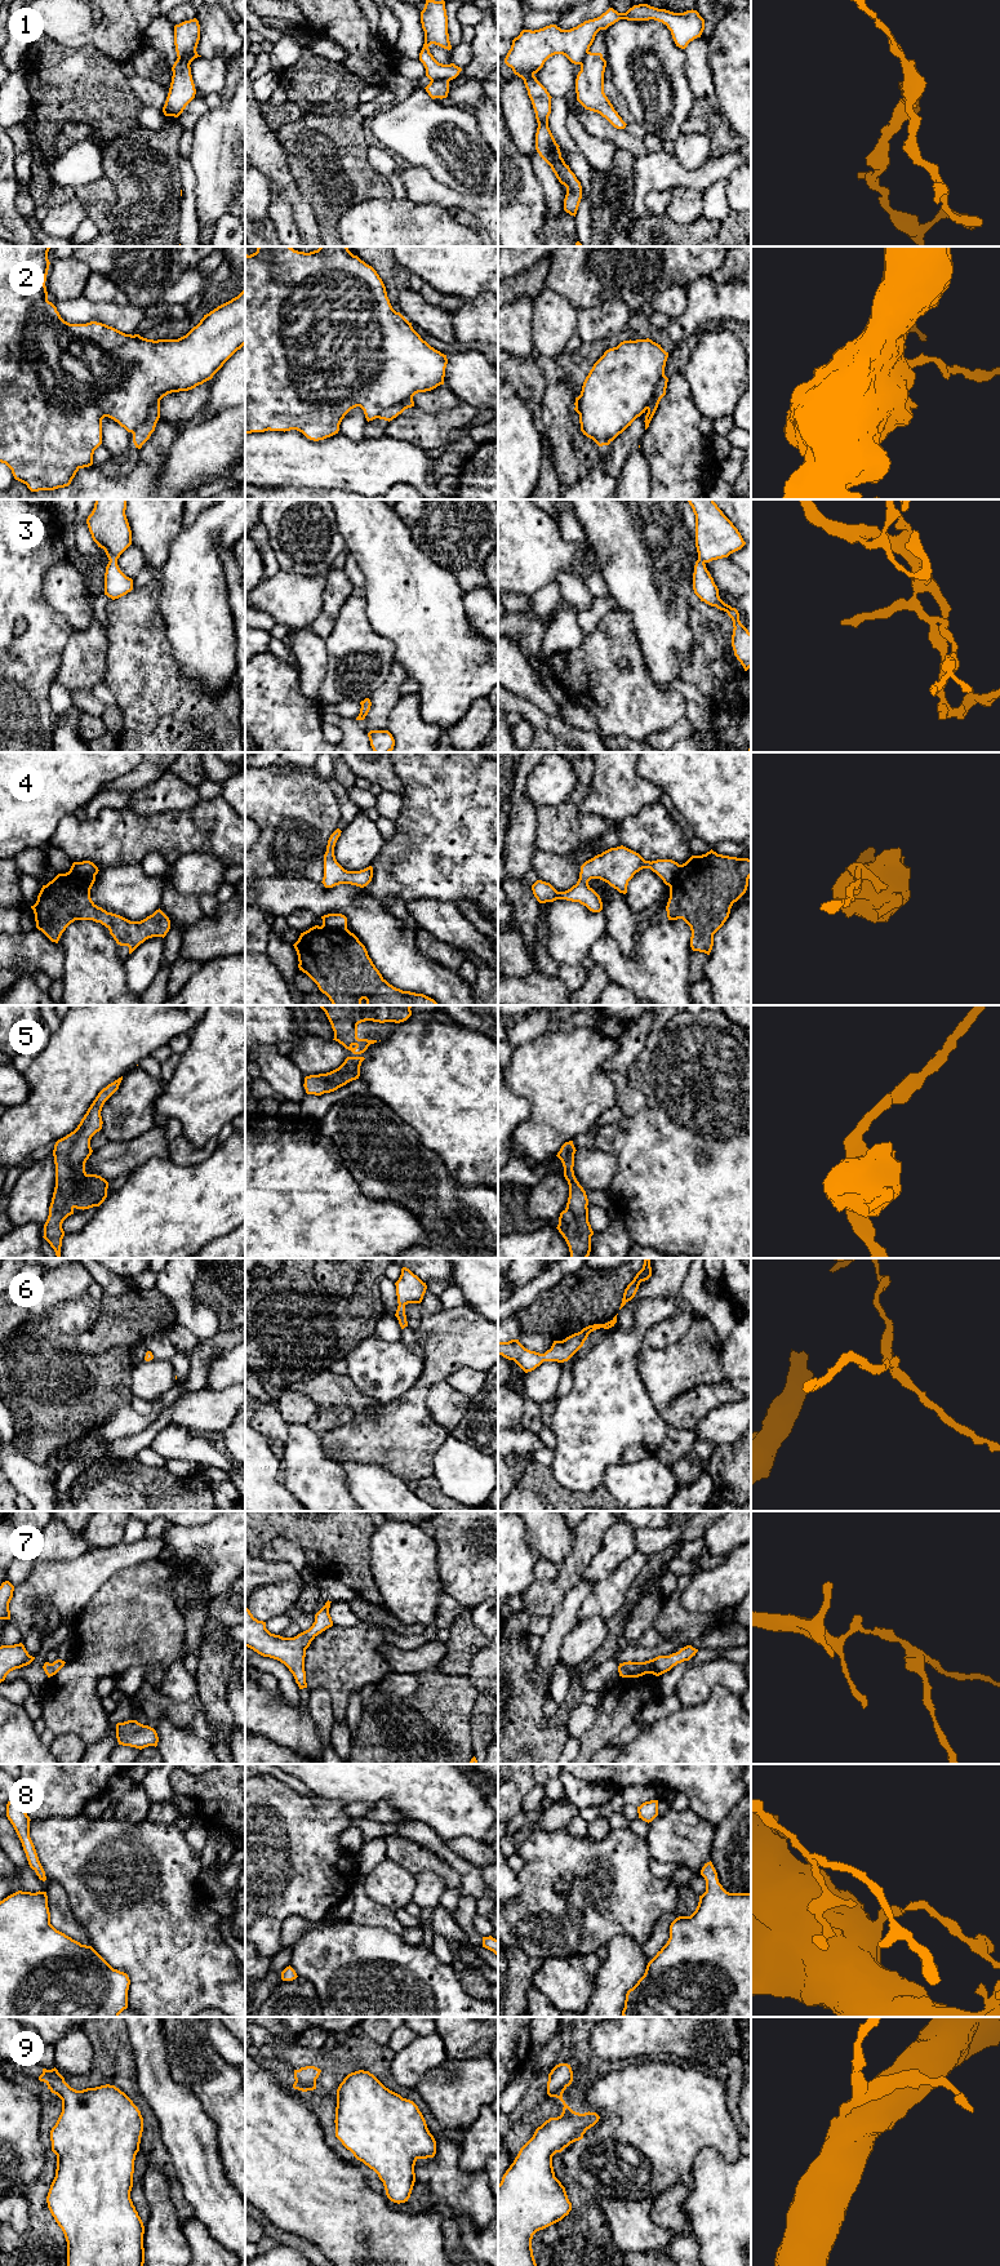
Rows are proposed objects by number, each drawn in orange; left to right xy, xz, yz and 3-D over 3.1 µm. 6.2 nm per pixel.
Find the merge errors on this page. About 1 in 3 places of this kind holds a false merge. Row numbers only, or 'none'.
1, 2, 4

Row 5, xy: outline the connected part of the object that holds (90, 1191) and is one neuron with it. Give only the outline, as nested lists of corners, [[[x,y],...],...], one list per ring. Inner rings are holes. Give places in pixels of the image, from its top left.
[[[123,1076],[103,1088],[77,1128],[54,1145],[55,1187],[43,1238],[54,1249],[57,1258],[61,1258],[65,1236],[63,1221],[74,1214],[75,1208],[84,1210],[99,1207],[107,1198],[108,1182],[101,1176],[88,1174],[85,1163],[93,1152],[90,1139],[102,1129],[102,1107],[119,1089],[121,1080]]]

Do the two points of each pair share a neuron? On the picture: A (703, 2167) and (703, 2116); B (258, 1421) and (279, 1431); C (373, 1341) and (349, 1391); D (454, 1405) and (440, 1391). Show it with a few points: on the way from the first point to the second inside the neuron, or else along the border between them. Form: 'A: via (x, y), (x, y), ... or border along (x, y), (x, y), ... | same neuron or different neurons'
A: border along (730, 2162), (715, 2149), (703, 2147), (689, 2175) | different neurons
B: via (263, 1421), (269, 1421), (274, 1426) | same neuron
C: border along (347, 1374), (361, 1393), (378, 1400) | different neurons
D: via (450, 1402), (444, 1395) | same neuron

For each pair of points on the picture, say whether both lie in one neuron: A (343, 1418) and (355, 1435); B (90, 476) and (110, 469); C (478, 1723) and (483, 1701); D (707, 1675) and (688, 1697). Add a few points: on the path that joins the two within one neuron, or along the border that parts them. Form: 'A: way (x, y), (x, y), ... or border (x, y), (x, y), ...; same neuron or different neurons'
A: border (355, 1416), (347, 1423), (321, 1434); different neurons
B: border (97, 467), (106, 476), (115, 479); different neurons
C: way (481, 1718), (483, 1706); same neuron
D: way (702, 1680), (690, 1692); same neuron

